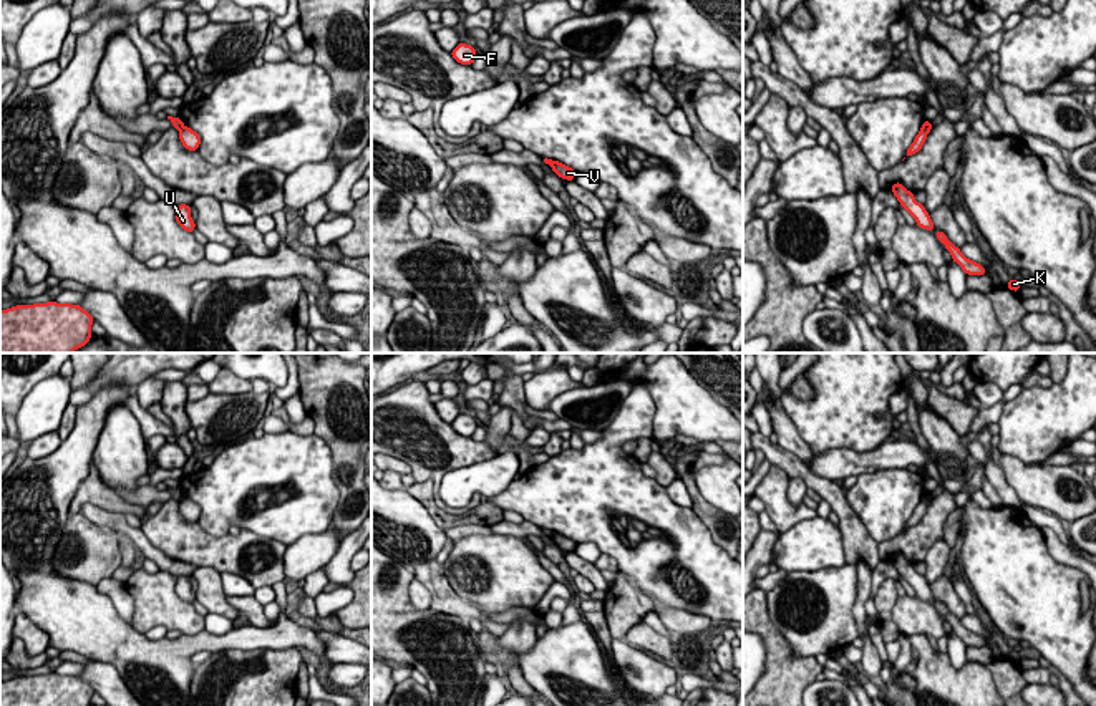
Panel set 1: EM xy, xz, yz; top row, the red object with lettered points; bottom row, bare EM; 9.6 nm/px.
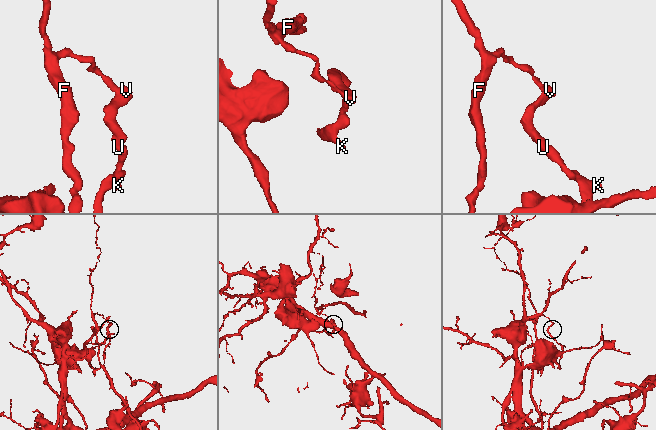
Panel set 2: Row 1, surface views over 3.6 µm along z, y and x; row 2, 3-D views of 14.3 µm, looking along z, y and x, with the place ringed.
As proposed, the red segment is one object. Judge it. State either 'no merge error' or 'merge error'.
merge error

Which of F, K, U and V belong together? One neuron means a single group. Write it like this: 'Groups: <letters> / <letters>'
Groups: F / K U V

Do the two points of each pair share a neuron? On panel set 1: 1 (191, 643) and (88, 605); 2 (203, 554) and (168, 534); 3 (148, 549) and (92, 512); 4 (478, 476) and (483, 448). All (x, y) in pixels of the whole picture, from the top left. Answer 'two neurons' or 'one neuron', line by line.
1: one neuron
2: one neuron
3: one neuron
4: two neurons

